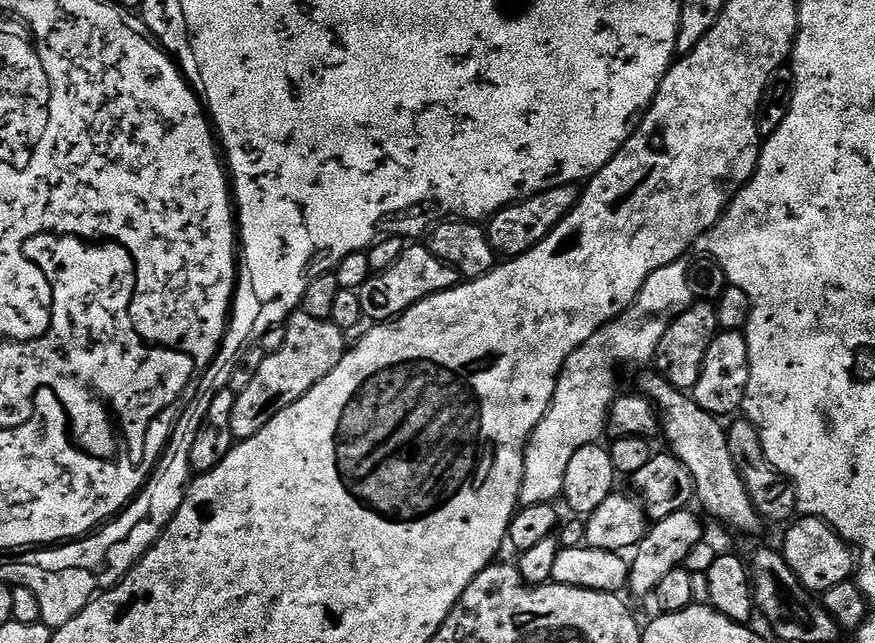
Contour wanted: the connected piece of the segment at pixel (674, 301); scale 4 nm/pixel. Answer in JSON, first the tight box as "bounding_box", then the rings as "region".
{"bounding_box":[520,259,692,506],"region":[[[687,259],[675,260],[662,270],[654,270],[646,278],[638,298],[620,316],[603,324],[592,337],[562,366],[556,379],[554,398],[538,426],[532,431],[528,448],[524,451],[524,477],[520,487],[520,504],[538,506],[561,499],[566,478],[566,466],[574,458],[576,449],[595,444],[605,435],[608,427],[608,411],[616,401],[616,367],[619,364],[644,364],[655,357],[662,342],[662,334],[678,314],[692,305],[692,278]]]}

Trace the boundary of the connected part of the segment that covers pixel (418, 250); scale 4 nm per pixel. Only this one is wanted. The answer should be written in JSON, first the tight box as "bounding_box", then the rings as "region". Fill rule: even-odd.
{"bounding_box":[358,242,462,322],"region":[[[416,242],[405,247],[402,258],[381,272],[373,272],[368,281],[358,289],[362,298],[362,310],[365,317],[372,322],[387,322],[401,316],[410,306],[422,302],[439,292],[455,288],[462,277],[454,266],[442,262],[423,243]]]}

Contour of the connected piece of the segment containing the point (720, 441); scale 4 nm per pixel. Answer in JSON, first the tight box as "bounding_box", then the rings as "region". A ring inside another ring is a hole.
{"bounding_box":[643,371,762,532],"region":[[[651,371],[644,376],[643,391],[648,399],[656,405],[656,411],[660,413],[662,436],[668,439],[669,445],[667,444],[667,447],[672,455],[677,456],[690,470],[690,474],[694,478],[698,500],[704,503],[705,510],[714,519],[721,520],[722,523],[729,524],[730,527],[737,528],[740,532],[758,531],[760,524],[762,525],[762,517],[746,490],[744,479],[734,462],[734,458],[730,458],[730,446],[728,445],[728,434],[725,425],[717,417],[711,416],[706,410],[702,410],[702,406],[698,406],[698,402],[692,399],[689,393],[683,392],[681,388],[675,388],[665,376],[660,375],[659,371]]]}

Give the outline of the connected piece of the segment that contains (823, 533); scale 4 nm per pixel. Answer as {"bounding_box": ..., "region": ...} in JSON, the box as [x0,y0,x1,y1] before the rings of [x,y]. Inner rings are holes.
{"bounding_box":[782,515,854,594],"region":[[[801,515],[787,525],[782,555],[785,562],[794,570],[803,588],[813,594],[822,594],[838,582],[846,582],[854,572],[854,552],[848,541],[817,516]],[[789,527],[789,528],[788,528]]]}

